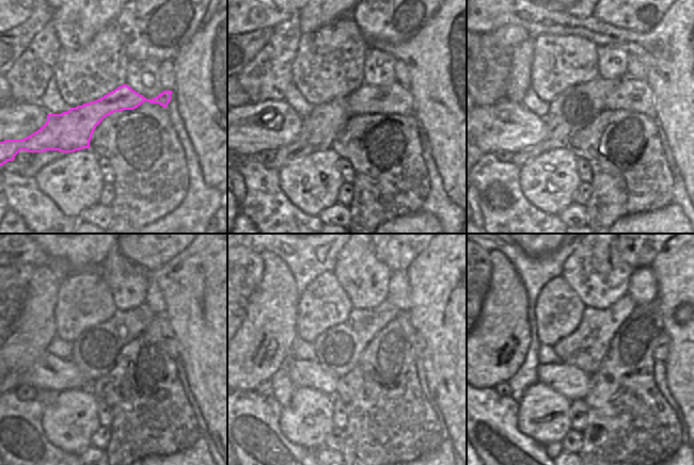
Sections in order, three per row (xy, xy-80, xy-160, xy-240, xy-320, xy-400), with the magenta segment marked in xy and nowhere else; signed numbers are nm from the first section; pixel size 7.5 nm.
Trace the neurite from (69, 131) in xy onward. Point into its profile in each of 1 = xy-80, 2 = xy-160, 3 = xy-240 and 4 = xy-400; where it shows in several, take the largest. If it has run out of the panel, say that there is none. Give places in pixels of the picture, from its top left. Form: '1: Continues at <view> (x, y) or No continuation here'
1: Continues at xy-80 (395, 98)
2: Continues at xy-160 (633, 94)
3: Continues at xy-240 (159, 327)
4: Continues at xy-400 (662, 342)

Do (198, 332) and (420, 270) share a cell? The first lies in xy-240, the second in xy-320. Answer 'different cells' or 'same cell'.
same cell

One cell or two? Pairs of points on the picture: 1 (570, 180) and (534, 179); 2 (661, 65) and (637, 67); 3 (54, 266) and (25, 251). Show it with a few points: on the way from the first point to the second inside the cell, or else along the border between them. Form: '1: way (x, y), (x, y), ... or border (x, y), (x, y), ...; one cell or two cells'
1: way (562, 180), (547, 181), (542, 179); one cell
2: border (628, 53), (634, 54), (644, 66), (645, 79); two cells
3: way (47, 260), (32, 254); one cell

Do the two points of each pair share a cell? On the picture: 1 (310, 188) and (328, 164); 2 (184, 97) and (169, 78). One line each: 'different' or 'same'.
1: same
2: different

